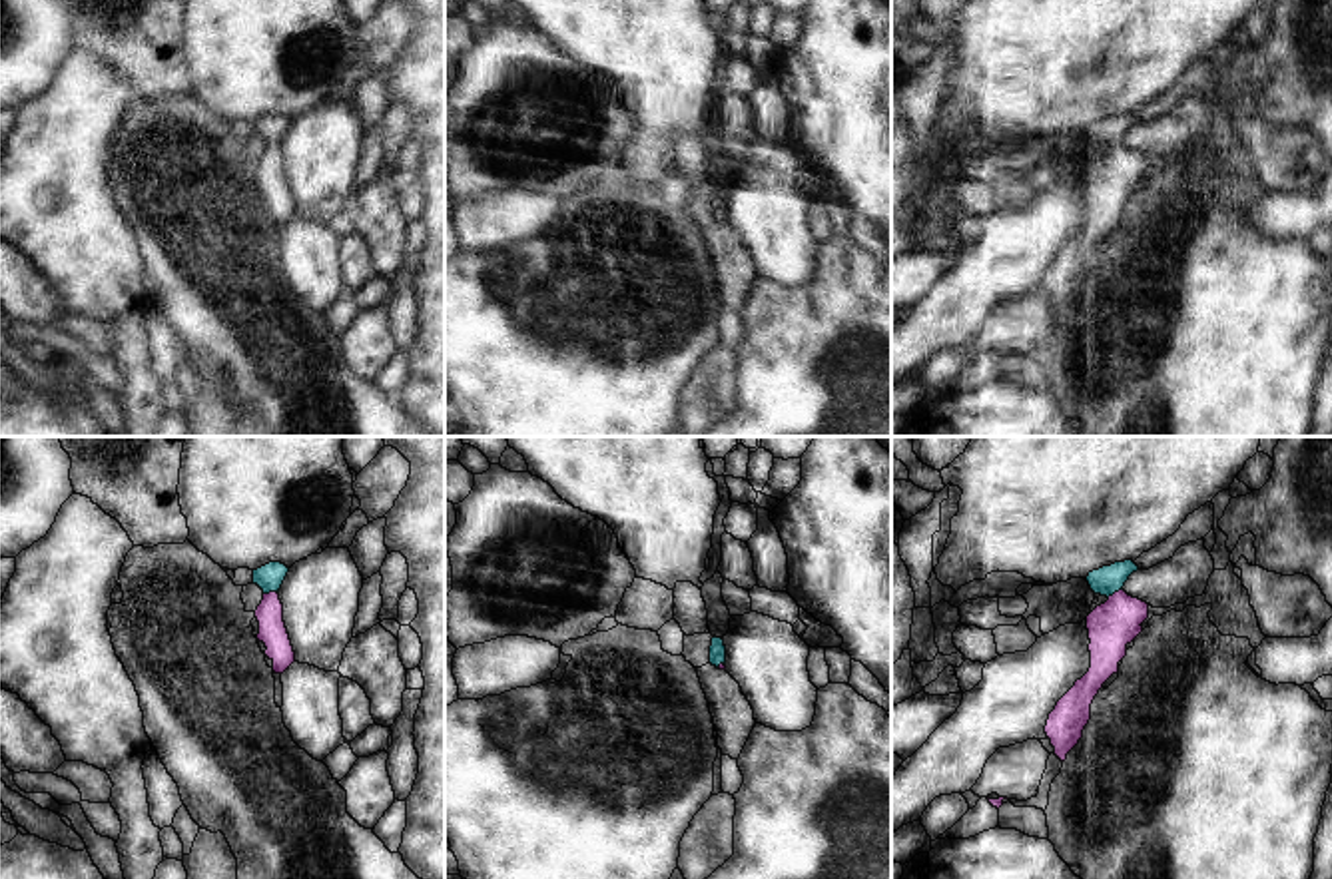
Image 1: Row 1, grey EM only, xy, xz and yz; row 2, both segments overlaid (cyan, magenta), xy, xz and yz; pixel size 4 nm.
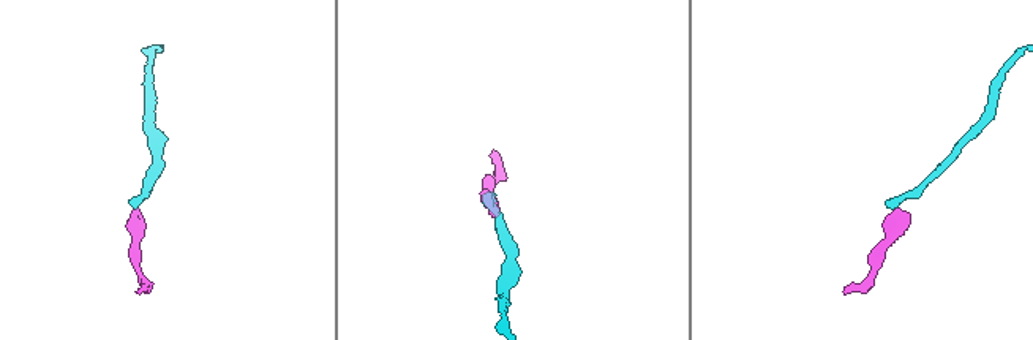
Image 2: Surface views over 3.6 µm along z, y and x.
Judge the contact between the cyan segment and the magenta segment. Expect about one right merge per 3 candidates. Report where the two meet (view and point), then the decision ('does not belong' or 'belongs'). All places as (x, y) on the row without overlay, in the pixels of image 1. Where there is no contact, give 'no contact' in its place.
contact yz (1113, 146); belongs

